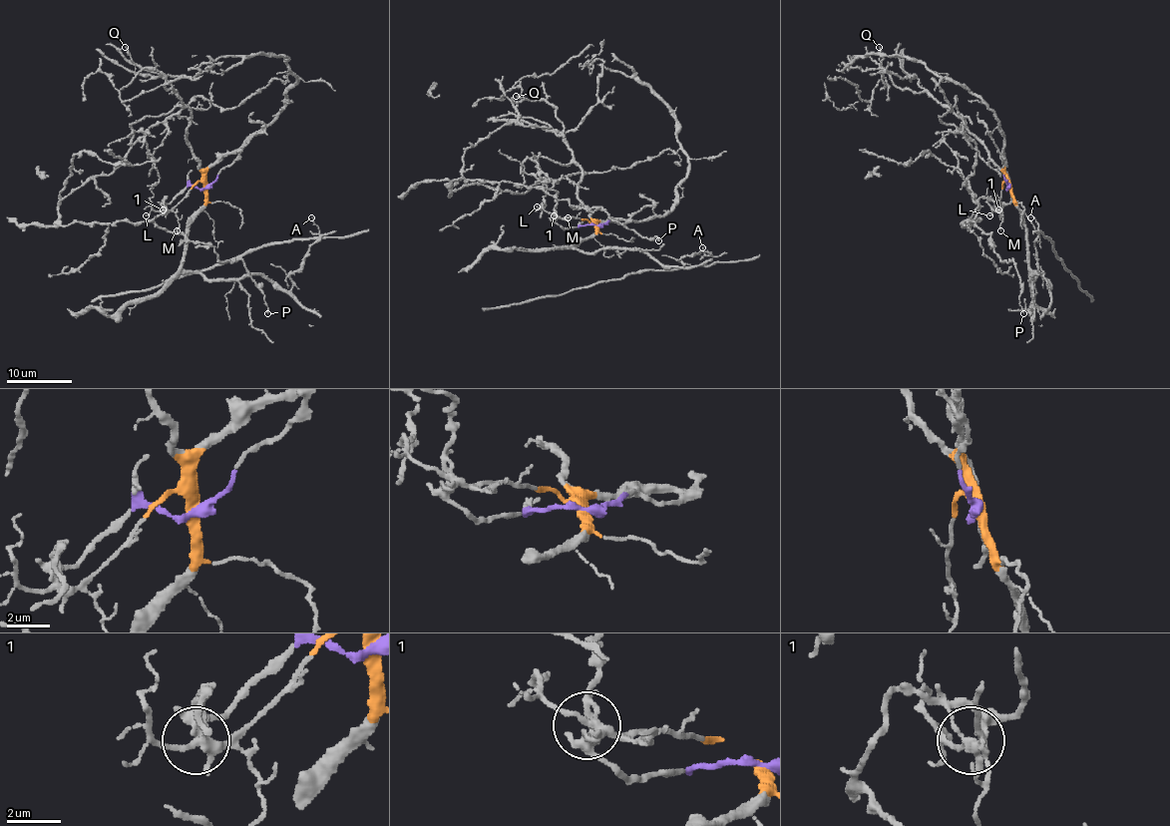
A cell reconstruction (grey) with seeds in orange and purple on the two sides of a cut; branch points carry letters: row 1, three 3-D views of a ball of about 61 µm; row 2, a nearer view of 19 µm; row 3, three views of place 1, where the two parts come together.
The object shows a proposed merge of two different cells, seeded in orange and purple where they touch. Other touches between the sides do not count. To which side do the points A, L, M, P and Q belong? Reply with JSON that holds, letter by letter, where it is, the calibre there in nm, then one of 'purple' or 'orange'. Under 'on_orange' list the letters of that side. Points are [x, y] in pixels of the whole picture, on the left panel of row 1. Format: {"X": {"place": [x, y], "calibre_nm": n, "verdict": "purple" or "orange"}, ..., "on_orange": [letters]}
{"A": {"place": [311, 217], "calibre_nm": 100, "verdict": "orange"}, "L": {"place": [146, 215], "calibre_nm": 130, "verdict": "orange"}, "M": {"place": [177, 230], "calibre_nm": 110, "verdict": "orange"}, "P": {"place": [267, 313], "calibre_nm": 160, "verdict": "purple"}, "Q": {"place": [125, 47], "calibre_nm": 150, "verdict": "orange"}, "on_orange": ["A", "L", "M", "Q"]}

